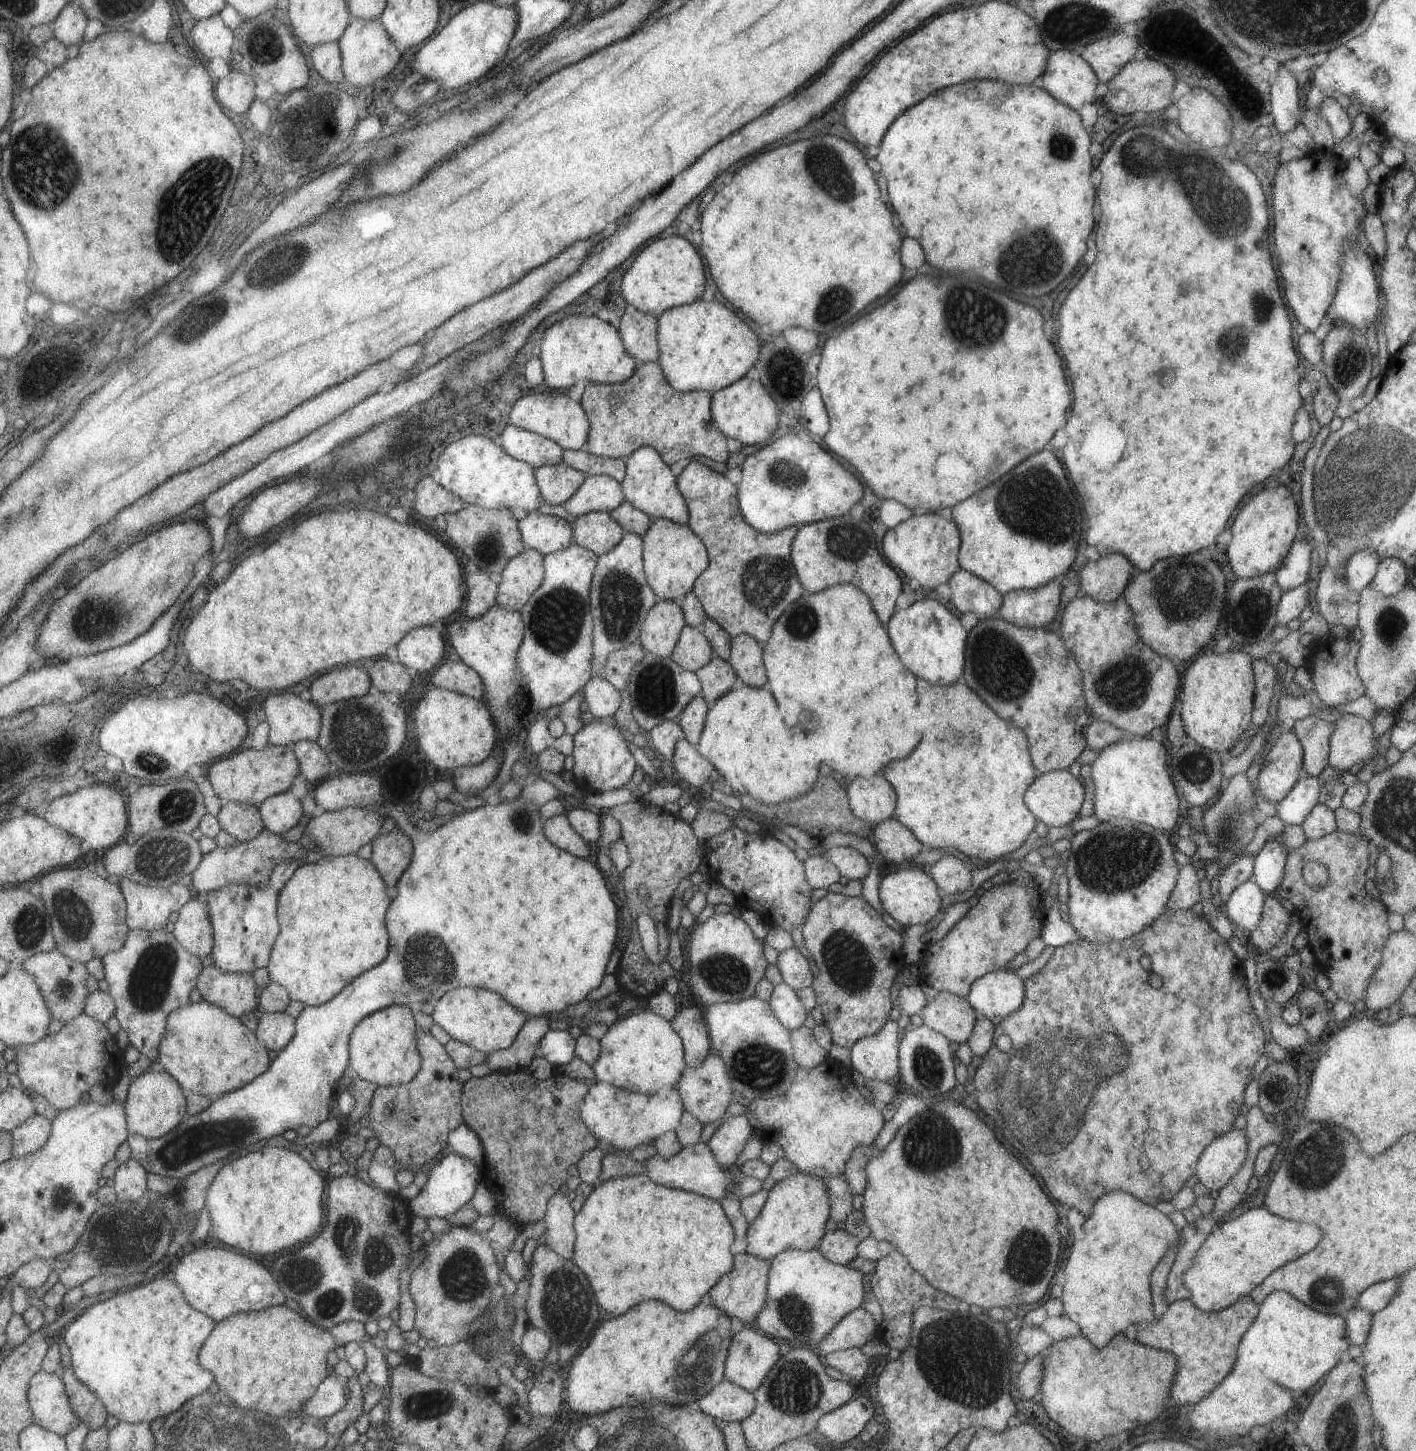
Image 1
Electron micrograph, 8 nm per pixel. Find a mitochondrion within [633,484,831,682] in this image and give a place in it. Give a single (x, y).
(766, 581)

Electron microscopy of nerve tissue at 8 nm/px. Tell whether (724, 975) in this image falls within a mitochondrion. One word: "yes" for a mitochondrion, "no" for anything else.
yes

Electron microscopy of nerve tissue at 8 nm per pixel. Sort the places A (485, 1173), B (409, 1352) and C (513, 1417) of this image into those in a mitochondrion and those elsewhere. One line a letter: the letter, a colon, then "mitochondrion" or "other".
A: other
B: other
C: other

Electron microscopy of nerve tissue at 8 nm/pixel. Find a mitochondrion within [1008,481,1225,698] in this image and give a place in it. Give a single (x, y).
(1167, 592)

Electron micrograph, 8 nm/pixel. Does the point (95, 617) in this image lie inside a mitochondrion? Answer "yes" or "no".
yes

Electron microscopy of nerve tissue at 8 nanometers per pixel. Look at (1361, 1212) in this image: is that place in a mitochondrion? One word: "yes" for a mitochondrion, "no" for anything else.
no

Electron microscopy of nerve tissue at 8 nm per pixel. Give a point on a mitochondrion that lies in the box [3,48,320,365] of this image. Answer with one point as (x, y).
(43, 171)

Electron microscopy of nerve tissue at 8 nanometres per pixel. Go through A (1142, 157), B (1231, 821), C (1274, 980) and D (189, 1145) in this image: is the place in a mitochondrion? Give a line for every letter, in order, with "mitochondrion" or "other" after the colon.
A: mitochondrion
B: mitochondrion
C: mitochondrion
D: mitochondrion

